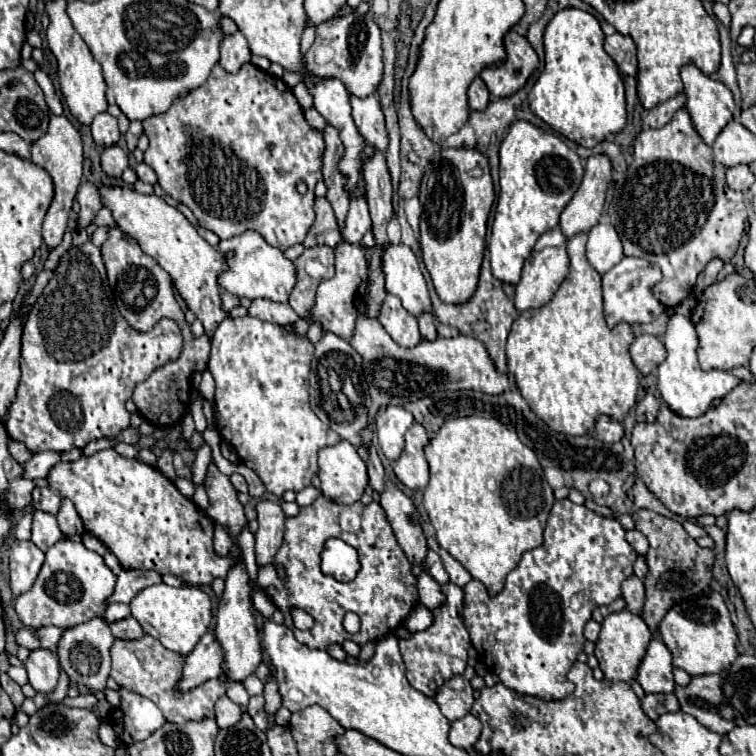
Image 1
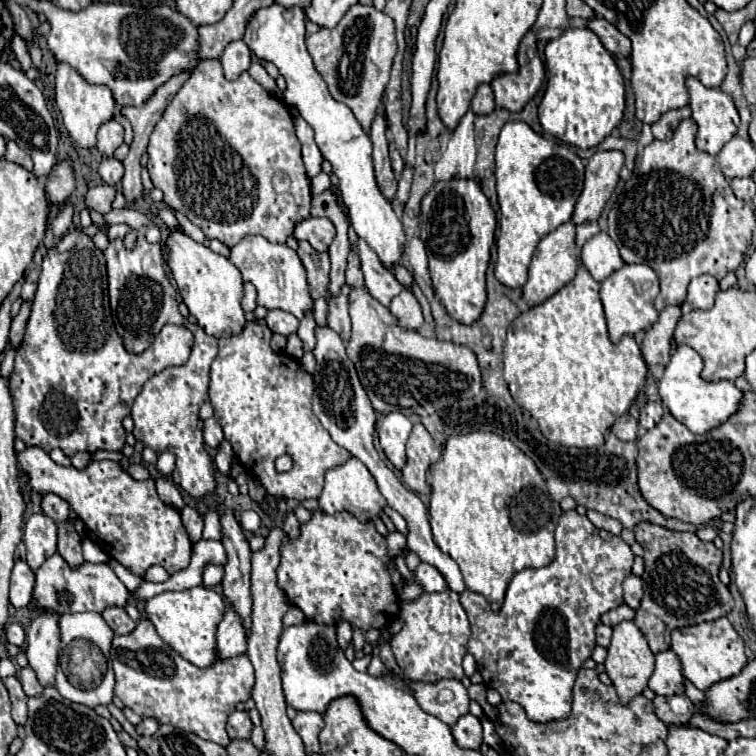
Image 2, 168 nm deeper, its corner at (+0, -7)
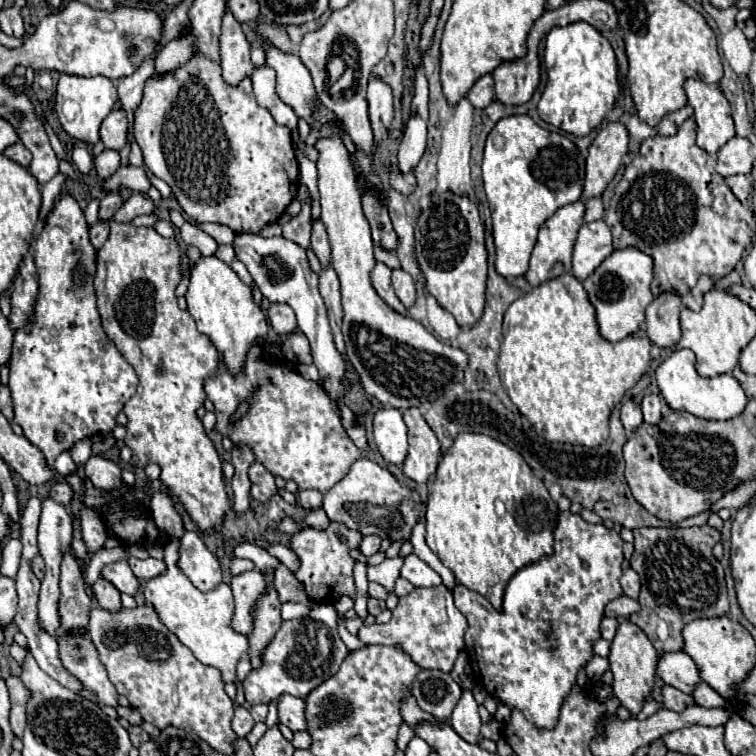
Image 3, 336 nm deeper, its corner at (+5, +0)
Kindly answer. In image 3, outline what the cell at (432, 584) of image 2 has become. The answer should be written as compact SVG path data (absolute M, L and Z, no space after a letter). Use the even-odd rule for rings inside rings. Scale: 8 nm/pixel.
M408 555L404 559L404 565L400 569L400 575L404 579L408 579L414 587L438 587L442 583L440 575L430 569L422 559L418 559L416 555Z

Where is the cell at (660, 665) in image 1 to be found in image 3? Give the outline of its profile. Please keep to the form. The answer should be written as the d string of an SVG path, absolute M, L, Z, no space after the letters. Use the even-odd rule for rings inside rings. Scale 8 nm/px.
M684 651L660 655L656 675L666 685L676 687L676 689L680 689L684 693L692 693L696 683L700 681L700 675L698 675L698 669L696 669L694 661Z

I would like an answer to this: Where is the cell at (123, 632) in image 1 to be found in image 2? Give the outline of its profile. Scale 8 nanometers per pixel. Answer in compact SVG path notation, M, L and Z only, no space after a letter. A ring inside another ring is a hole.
M109 606L109 610L103 610L103 620L115 634L129 634L135 628L135 622L121 606Z

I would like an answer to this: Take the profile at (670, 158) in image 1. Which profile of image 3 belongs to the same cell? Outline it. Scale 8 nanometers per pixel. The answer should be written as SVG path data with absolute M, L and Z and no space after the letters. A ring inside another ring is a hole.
M690 117L678 127L678 133L672 137L648 137L640 145L630 167L626 167L624 177L616 185L610 207L604 213L604 221L612 231L614 249L636 247L638 251L654 259L654 297L664 291L686 295L696 285L696 279L700 275L710 275L714 279L728 275L752 244L752 225L748 223L755 222L754 215L734 197L724 177L718 175L714 167L716 157L708 155L696 145L696 121Z

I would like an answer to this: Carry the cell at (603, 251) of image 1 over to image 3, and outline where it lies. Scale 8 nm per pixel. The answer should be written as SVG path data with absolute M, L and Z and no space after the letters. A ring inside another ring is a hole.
M602 219L582 225L574 243L572 273L584 281L612 251L612 235Z

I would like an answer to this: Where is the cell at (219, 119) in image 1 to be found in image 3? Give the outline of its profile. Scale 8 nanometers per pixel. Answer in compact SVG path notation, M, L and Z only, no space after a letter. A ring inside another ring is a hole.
M198 53L194 55L184 67L176 69L174 73L168 73L160 79L148 79L146 81L146 87L144 87L144 99L136 111L136 121L134 121L134 137L136 137L136 143L140 145L142 149L142 155L144 155L144 165L156 175L160 177L162 181L166 181L172 189L172 195L174 199L178 201L178 205L182 207L182 211L198 221L198 223L220 223L220 225L226 225L230 227L234 233L260 233L266 225L270 223L276 223L282 213L286 211L286 207L290 205L290 201L296 197L298 193L298 161L296 161L296 155L294 155L294 145L292 145L292 137L290 137L290 129L284 127L284 125L278 125L274 121L274 117L270 115L268 109L260 107L256 103L256 97L252 93L252 81L250 77L242 79L238 85L228 85L224 79L222 79L222 73L220 73L220 63L208 59L206 55Z

